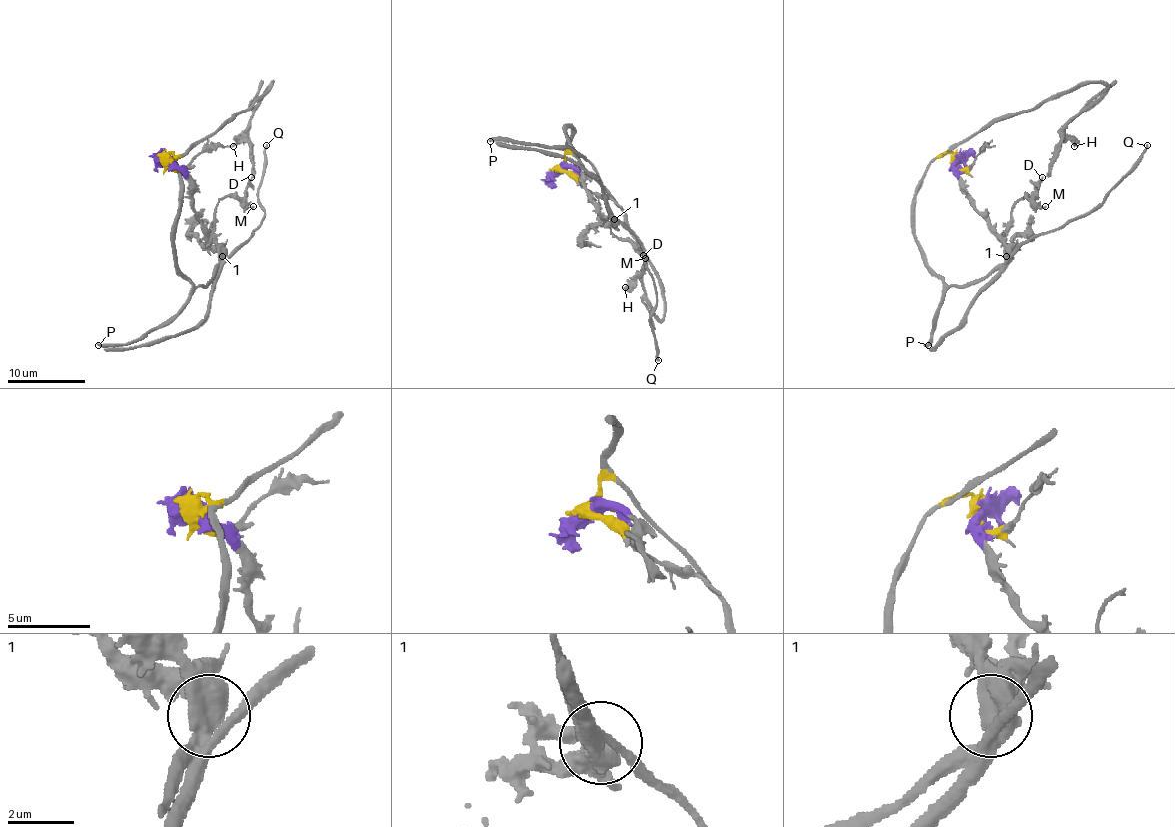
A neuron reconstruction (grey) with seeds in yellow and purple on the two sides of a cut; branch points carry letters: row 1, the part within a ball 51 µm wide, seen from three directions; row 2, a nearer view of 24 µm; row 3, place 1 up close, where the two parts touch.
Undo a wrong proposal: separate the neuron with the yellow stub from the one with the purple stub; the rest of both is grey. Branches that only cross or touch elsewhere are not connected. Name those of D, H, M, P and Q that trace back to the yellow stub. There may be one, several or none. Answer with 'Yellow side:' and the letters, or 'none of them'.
Yellow side: H, P

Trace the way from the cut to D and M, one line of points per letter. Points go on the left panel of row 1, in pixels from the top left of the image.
D: (168, 160), (189, 188), (191, 209), (205, 235), (215, 219), (217, 203), (226, 196), (242, 198), (252, 176)
M: (168, 160), (189, 188), (191, 209), (205, 235), (215, 207), (226, 196), (254, 205)

